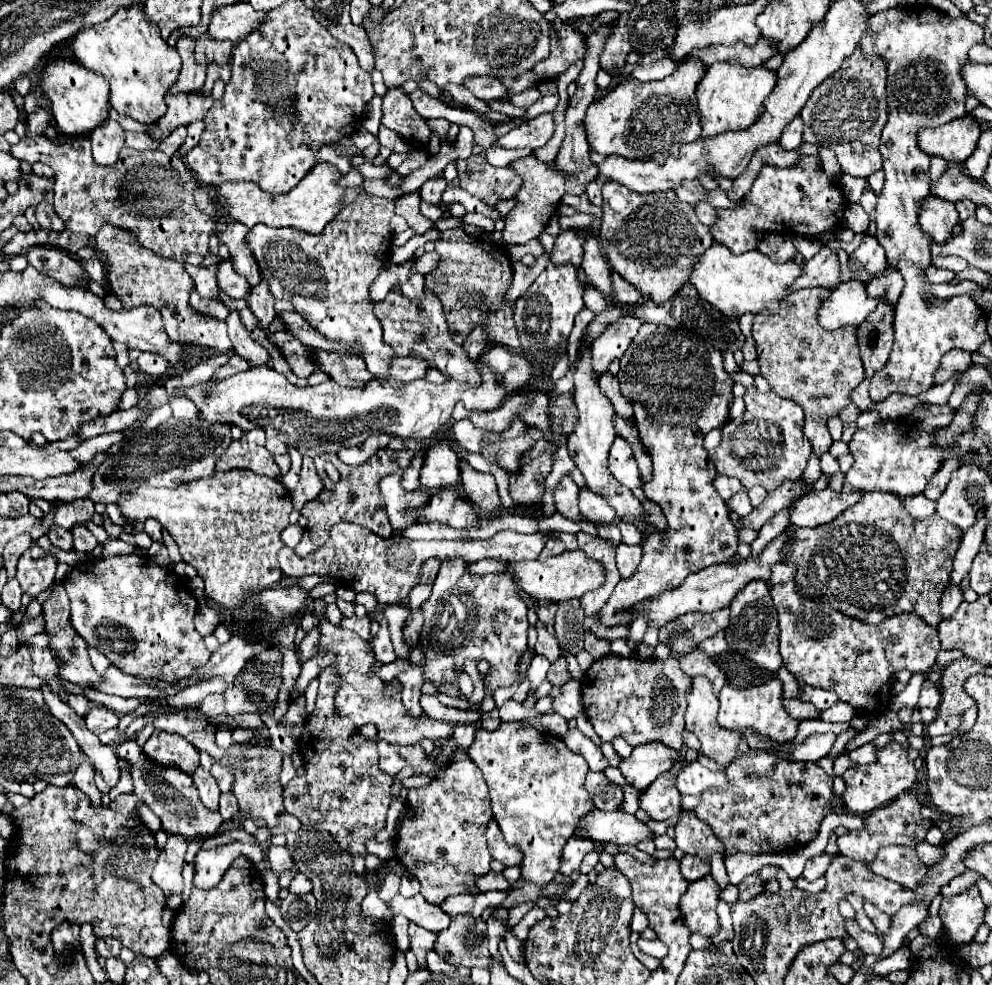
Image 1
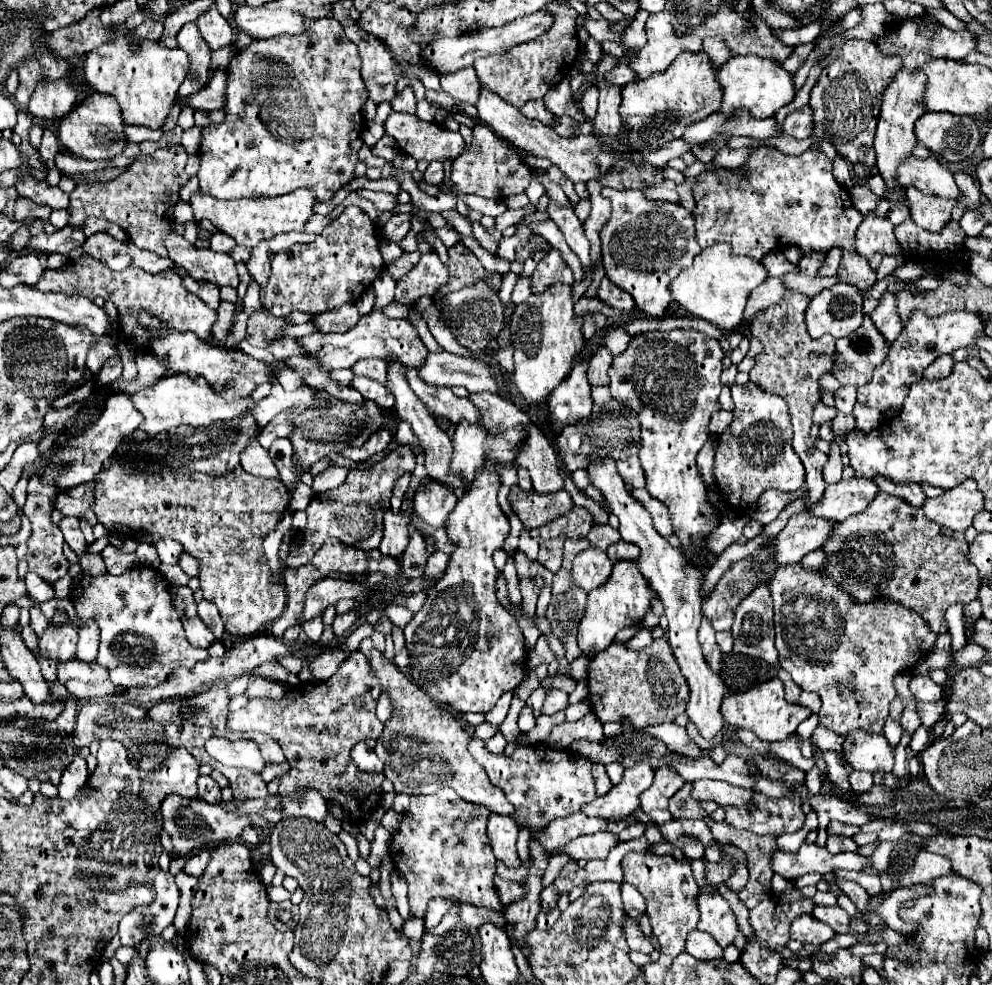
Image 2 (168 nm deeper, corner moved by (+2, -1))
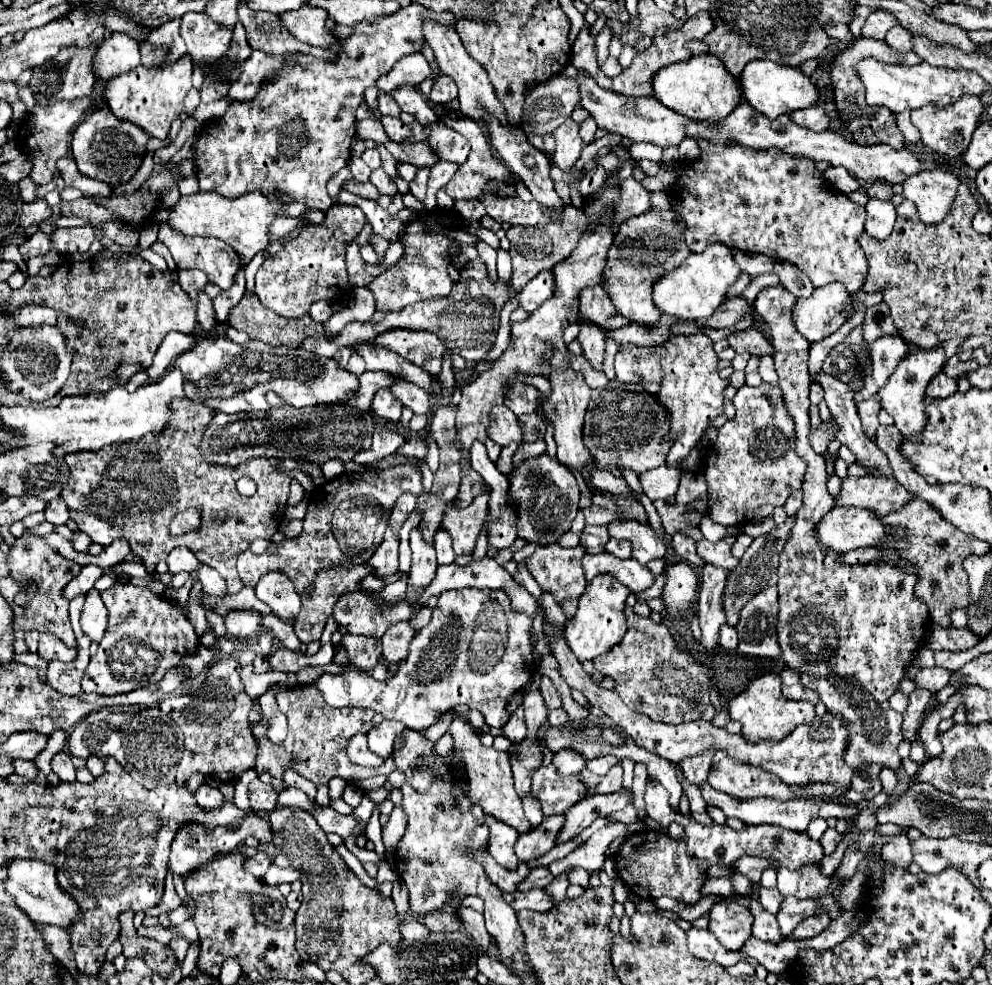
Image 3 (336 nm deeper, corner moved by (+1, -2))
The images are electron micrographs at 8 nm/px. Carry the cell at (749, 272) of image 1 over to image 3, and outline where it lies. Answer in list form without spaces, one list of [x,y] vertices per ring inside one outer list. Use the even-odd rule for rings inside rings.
[[[712,243],[702,253],[690,253],[674,271],[668,271],[654,283],[654,305],[662,313],[670,313],[678,319],[708,319],[720,307],[720,303],[724,303],[726,289],[738,279],[738,275],[740,267],[734,263],[730,249],[722,243]]]

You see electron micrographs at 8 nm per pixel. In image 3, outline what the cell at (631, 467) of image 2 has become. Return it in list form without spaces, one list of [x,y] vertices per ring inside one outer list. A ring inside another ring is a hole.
[[[656,467],[656,469],[650,469],[646,473],[640,475],[640,483],[642,483],[642,489],[644,493],[656,501],[656,499],[662,499],[670,505],[676,503],[676,491],[678,491],[678,483],[680,483],[680,471],[674,471],[674,467]]]

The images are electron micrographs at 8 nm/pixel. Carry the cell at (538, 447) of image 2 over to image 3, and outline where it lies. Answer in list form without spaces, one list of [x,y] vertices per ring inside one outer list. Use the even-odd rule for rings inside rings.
[[[494,405],[490,409],[490,431],[488,437],[498,445],[508,445],[512,441],[522,443],[522,431],[518,427],[516,415],[506,405]]]

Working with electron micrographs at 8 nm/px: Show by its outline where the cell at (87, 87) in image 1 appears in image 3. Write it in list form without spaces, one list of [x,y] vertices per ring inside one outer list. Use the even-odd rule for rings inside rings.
[[[96,109],[88,113],[84,121],[76,127],[72,135],[72,157],[84,177],[100,179],[110,187],[116,187],[132,181],[146,155],[148,139],[150,135],[142,131],[142,127],[116,119],[110,109]]]

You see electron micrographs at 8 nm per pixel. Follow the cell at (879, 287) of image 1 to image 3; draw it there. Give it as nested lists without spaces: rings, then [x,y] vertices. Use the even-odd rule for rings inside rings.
[[[884,335],[870,345],[872,357],[872,379],[878,387],[886,385],[886,379],[894,373],[898,363],[908,355],[908,345],[902,337]]]

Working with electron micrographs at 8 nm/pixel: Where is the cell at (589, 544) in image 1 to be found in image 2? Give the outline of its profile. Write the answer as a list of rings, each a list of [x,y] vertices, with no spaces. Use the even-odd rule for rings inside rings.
[[[598,524],[591,528],[587,539],[591,547],[607,550],[609,546],[613,546],[613,542],[619,542],[619,532],[609,524]]]

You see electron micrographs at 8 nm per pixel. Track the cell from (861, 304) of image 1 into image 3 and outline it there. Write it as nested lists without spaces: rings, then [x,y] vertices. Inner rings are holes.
[[[842,283],[814,289],[808,299],[800,297],[794,305],[794,325],[810,343],[822,341],[844,325],[844,305],[850,307],[850,293]]]

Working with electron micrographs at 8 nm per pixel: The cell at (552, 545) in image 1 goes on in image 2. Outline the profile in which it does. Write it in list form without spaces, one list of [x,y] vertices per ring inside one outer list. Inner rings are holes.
[[[559,536],[559,538],[553,538],[553,540],[547,540],[541,550],[539,550],[537,560],[541,566],[545,566],[547,570],[551,572],[557,572],[561,568],[561,562],[563,562],[563,548],[565,538]]]

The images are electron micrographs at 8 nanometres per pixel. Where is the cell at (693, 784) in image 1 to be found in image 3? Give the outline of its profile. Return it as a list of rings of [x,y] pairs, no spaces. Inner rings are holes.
[[[704,783],[700,787],[702,791],[702,797],[706,799],[708,805],[716,805],[720,807],[728,817],[736,817],[748,825],[762,825],[762,823],[768,823],[768,825],[778,825],[778,827],[784,827],[784,829],[790,829],[790,831],[806,831],[810,821],[820,817],[820,819],[828,819],[828,817],[840,817],[840,819],[852,819],[860,813],[860,805],[838,805],[834,801],[826,801],[826,803],[814,803],[814,801],[806,801],[806,799],[796,799],[796,801],[774,801],[774,799],[738,799],[738,797],[732,797],[732,795],[726,795],[726,793],[720,793],[720,791],[714,791],[708,783]]]

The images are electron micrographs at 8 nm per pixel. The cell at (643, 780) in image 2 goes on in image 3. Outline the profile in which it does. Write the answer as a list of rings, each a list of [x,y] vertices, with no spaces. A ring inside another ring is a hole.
[[[618,791],[618,793],[610,793],[610,795],[592,795],[588,799],[574,803],[574,807],[570,807],[570,811],[566,811],[566,815],[564,815],[566,823],[564,823],[562,831],[558,833],[558,843],[572,841],[584,829],[588,829],[602,813],[620,811],[630,803],[630,799],[632,799],[630,793]]]

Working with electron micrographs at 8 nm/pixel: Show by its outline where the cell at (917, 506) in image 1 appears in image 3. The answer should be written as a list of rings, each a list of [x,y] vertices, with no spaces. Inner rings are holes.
[[[820,371],[820,373],[816,375],[816,381],[824,387],[828,409],[830,409],[830,413],[838,419],[840,431],[838,431],[836,439],[838,439],[842,445],[846,445],[846,447],[848,447],[848,449],[858,457],[858,463],[860,463],[860,465],[876,467],[876,473],[874,473],[876,477],[892,477],[892,469],[890,469],[890,465],[888,465],[886,455],[876,447],[876,443],[874,443],[874,441],[870,441],[870,439],[864,435],[864,431],[862,431],[862,427],[860,427],[858,407],[856,407],[856,403],[854,403],[854,395],[848,391],[848,385],[846,385],[846,383],[842,383],[842,381],[838,381],[836,377],[824,375],[824,371]]]

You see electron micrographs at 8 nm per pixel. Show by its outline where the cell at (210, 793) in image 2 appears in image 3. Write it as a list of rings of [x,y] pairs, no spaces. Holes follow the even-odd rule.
[[[200,785],[194,797],[204,811],[214,811],[224,803],[224,795],[220,793],[220,789],[212,789],[208,785]]]

